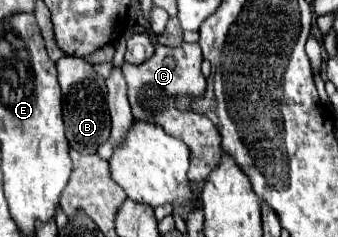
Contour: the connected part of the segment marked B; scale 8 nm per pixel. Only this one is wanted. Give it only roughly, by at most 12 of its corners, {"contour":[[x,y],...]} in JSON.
{"contour":[[78,57],[56,61],[66,139],[96,153],[110,137],[106,83]]}

